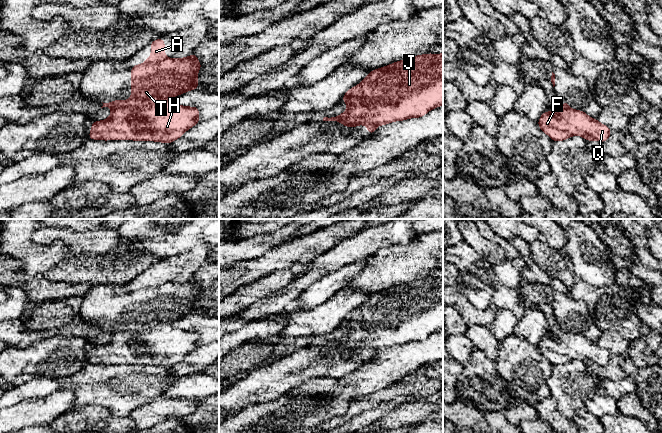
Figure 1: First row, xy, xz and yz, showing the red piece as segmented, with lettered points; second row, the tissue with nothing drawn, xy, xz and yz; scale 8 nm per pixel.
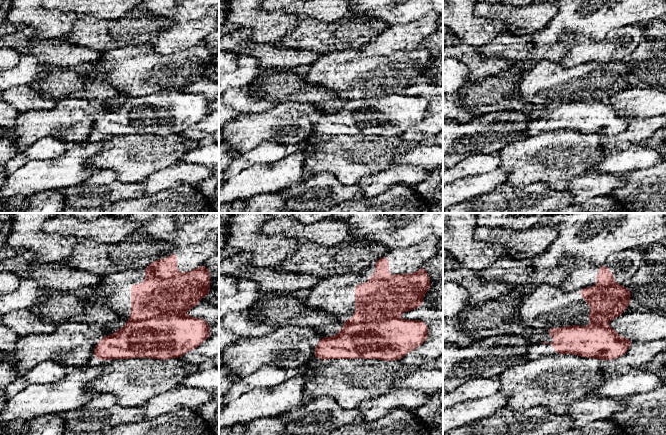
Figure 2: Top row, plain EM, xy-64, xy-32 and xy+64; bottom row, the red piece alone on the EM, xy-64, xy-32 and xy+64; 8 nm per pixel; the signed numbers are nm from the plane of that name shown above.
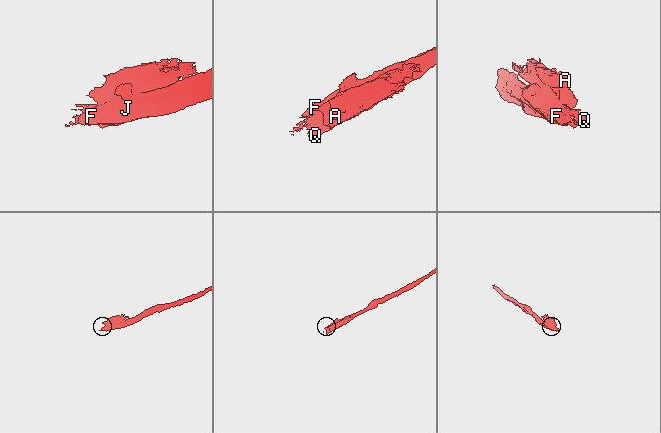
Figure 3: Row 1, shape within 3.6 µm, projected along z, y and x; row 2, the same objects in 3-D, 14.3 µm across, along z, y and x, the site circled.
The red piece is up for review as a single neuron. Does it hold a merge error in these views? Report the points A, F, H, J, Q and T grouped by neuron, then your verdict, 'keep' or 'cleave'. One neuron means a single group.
groups A T / F H J Q; cleave

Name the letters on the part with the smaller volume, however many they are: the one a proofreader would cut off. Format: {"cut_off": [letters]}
{"cut_off": ["A", "T"]}

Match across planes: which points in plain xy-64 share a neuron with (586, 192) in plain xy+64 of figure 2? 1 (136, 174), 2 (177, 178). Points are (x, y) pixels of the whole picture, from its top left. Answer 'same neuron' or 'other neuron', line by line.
1: other neuron
2: same neuron

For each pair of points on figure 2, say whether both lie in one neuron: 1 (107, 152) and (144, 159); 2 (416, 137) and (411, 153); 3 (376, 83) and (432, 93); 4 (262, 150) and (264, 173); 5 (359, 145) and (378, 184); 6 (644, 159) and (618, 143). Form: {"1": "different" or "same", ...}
{"1": "same", "2": "different", "3": "different", "4": "different", "5": "different", "6": "different"}

